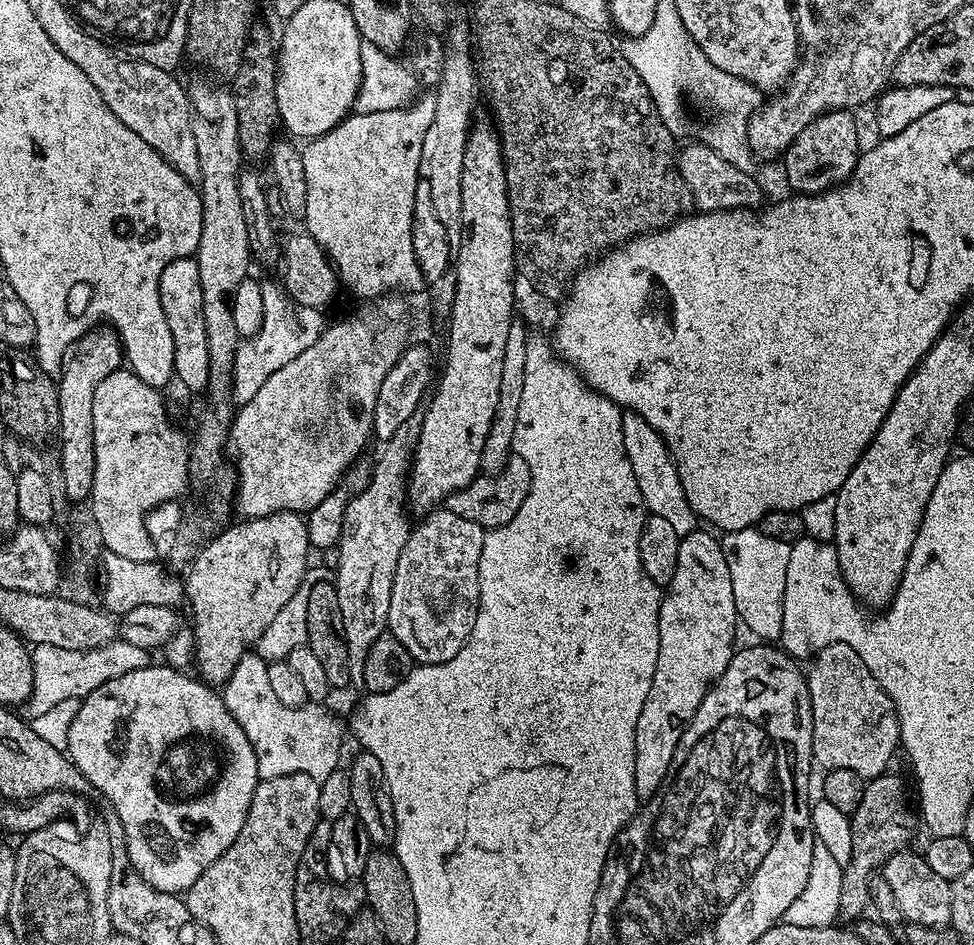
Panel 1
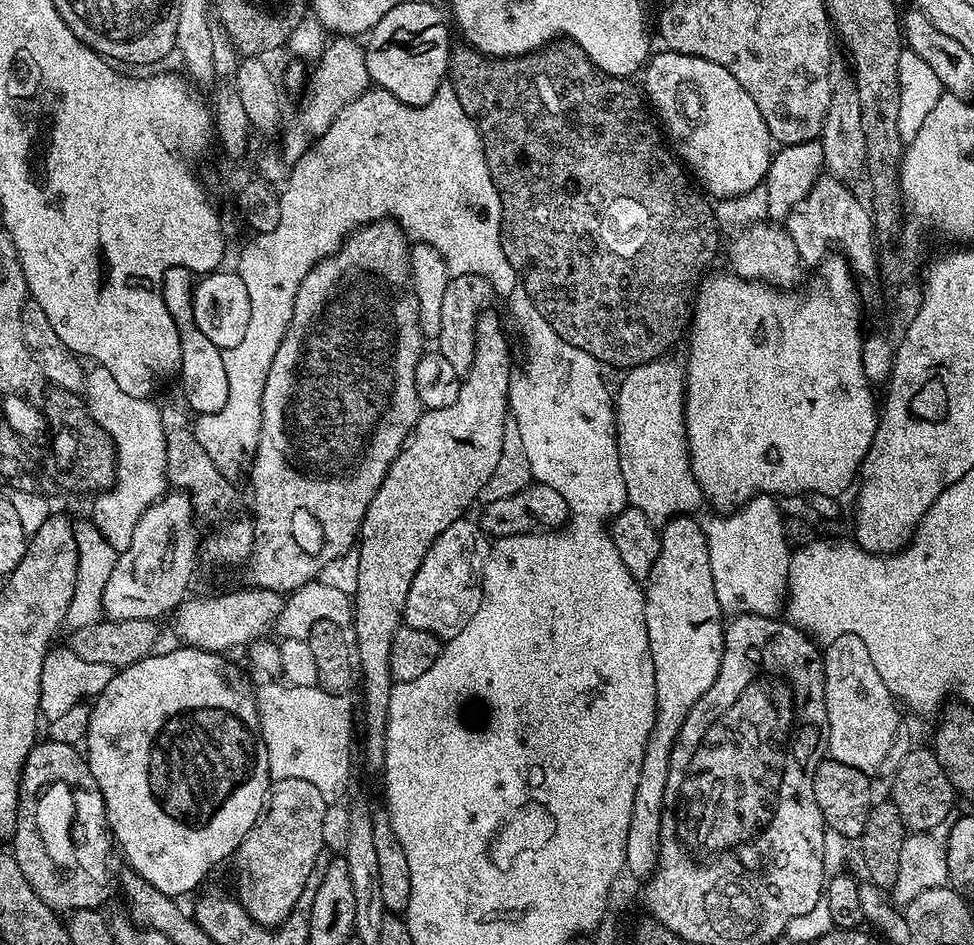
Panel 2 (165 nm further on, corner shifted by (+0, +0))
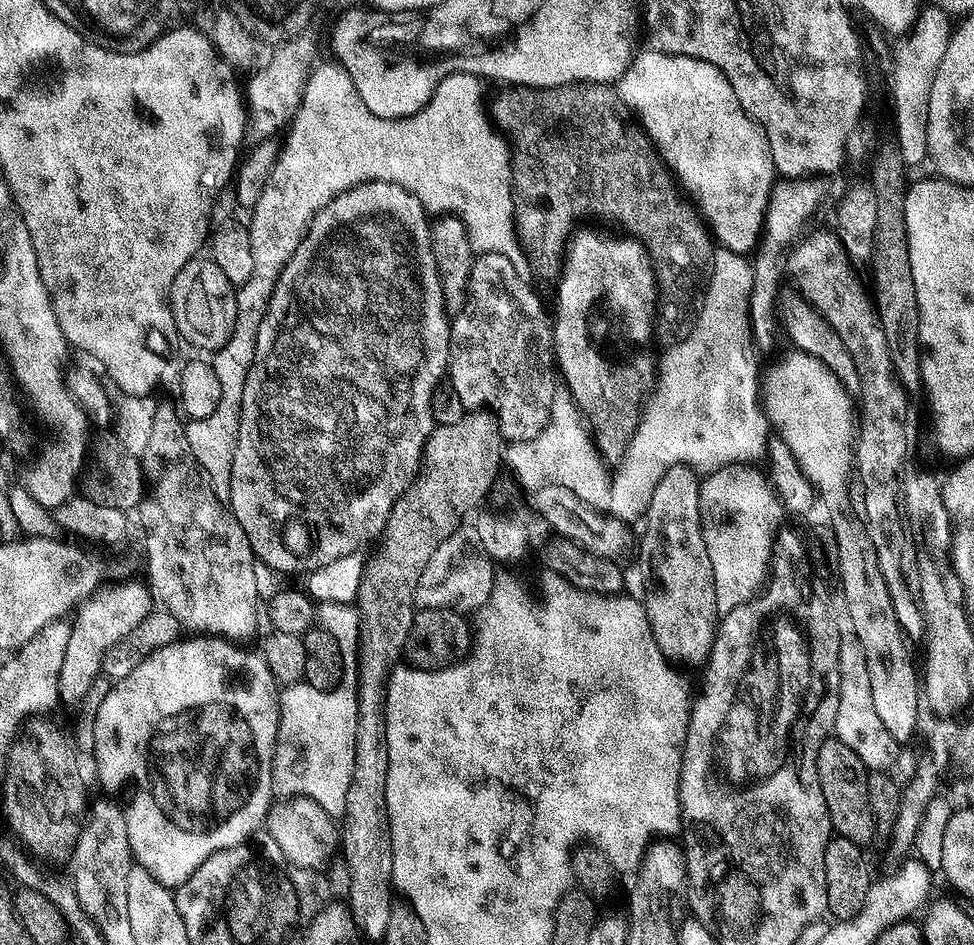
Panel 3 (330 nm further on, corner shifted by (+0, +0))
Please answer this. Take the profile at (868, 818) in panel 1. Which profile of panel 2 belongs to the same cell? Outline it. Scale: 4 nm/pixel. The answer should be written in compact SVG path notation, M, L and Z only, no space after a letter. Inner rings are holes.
M911 747L893 771L891 801L898 806L905 827L915 833L929 833L953 813L956 795L933 749Z

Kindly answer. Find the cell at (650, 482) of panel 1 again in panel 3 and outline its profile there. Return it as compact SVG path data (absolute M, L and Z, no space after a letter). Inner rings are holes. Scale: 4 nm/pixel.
M720 248L712 258L712 273L708 279L708 285L704 291L704 301L700 303L700 312L696 315L696 324L690 330L690 334L685 340L677 340L669 343L669 348L665 350L664 356L658 360L658 379L654 389L654 395L651 397L650 403L645 407L641 417L640 425L636 428L636 435L632 437L628 451L624 453L616 473L611 473L612 479L612 501L607 511L615 516L617 520L625 522L643 521L648 514L650 506L650 498L654 498L654 486L658 486L658 482L662 478L662 474L666 474L666 470L670 470L670 466L678 466L684 464L687 468L695 468L697 473L707 474L716 472L719 468L725 468L727 464L740 464L751 461L752 452L763 453L765 445L768 443L770 435L770 421L766 415L765 409L762 407L762 372L760 376L760 364L756 361L757 345L752 339L752 323L748 318L748 299L750 298L750 290L752 289L752 269L753 265L748 264L743 255L729 251L728 248Z

